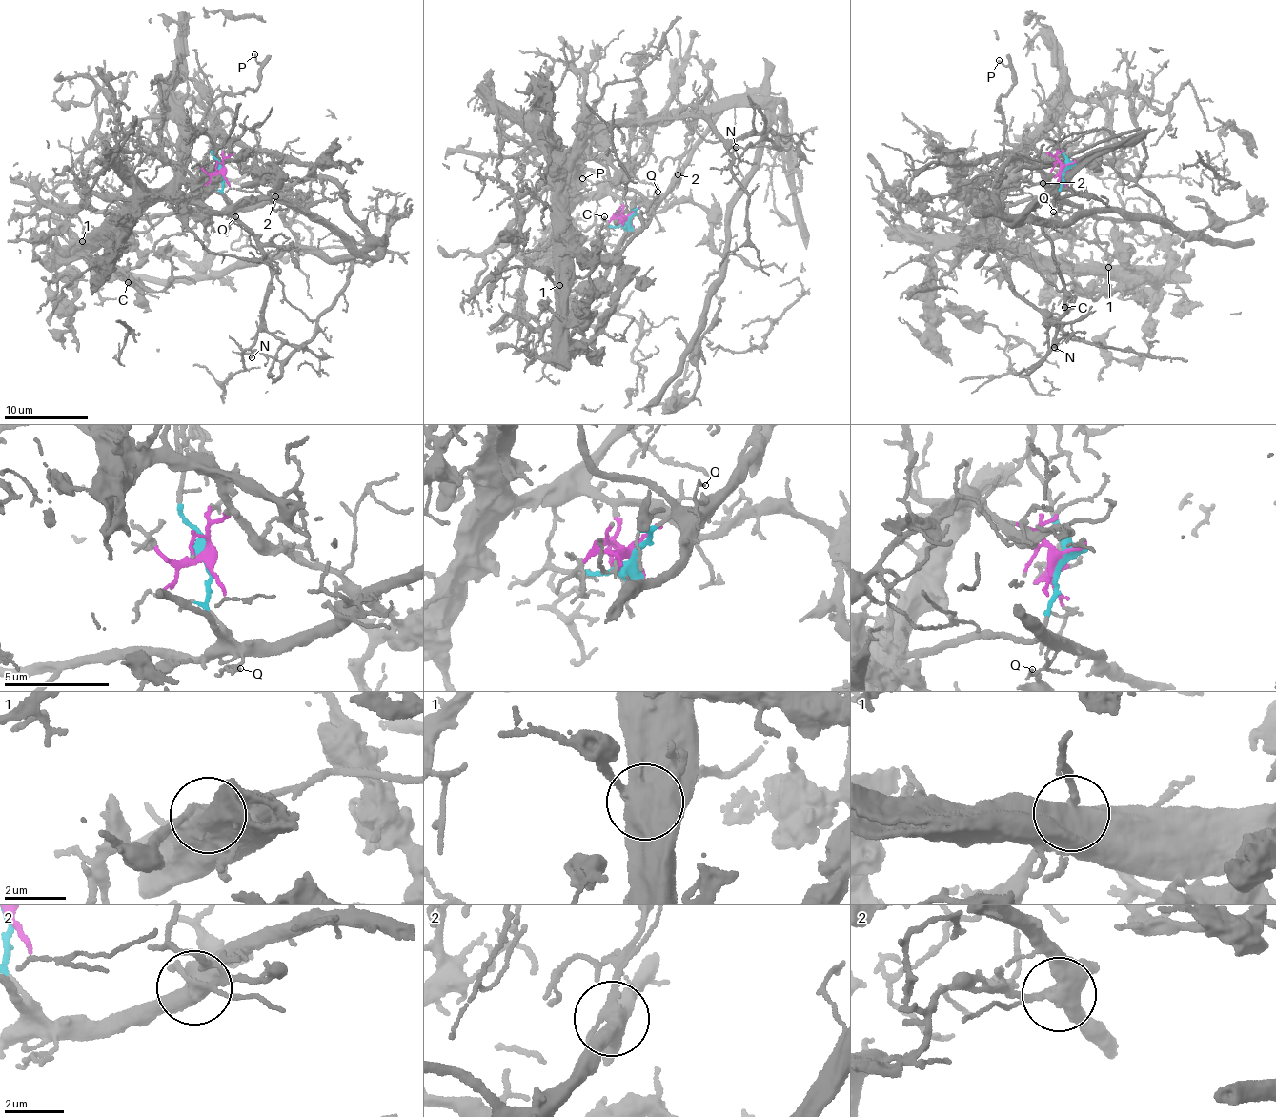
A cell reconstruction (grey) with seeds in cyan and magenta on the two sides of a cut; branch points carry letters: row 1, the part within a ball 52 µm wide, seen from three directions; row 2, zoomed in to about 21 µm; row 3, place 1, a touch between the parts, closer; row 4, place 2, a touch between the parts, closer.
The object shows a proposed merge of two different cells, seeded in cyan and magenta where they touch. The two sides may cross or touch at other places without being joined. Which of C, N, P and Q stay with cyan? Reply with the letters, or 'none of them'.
N, Q

